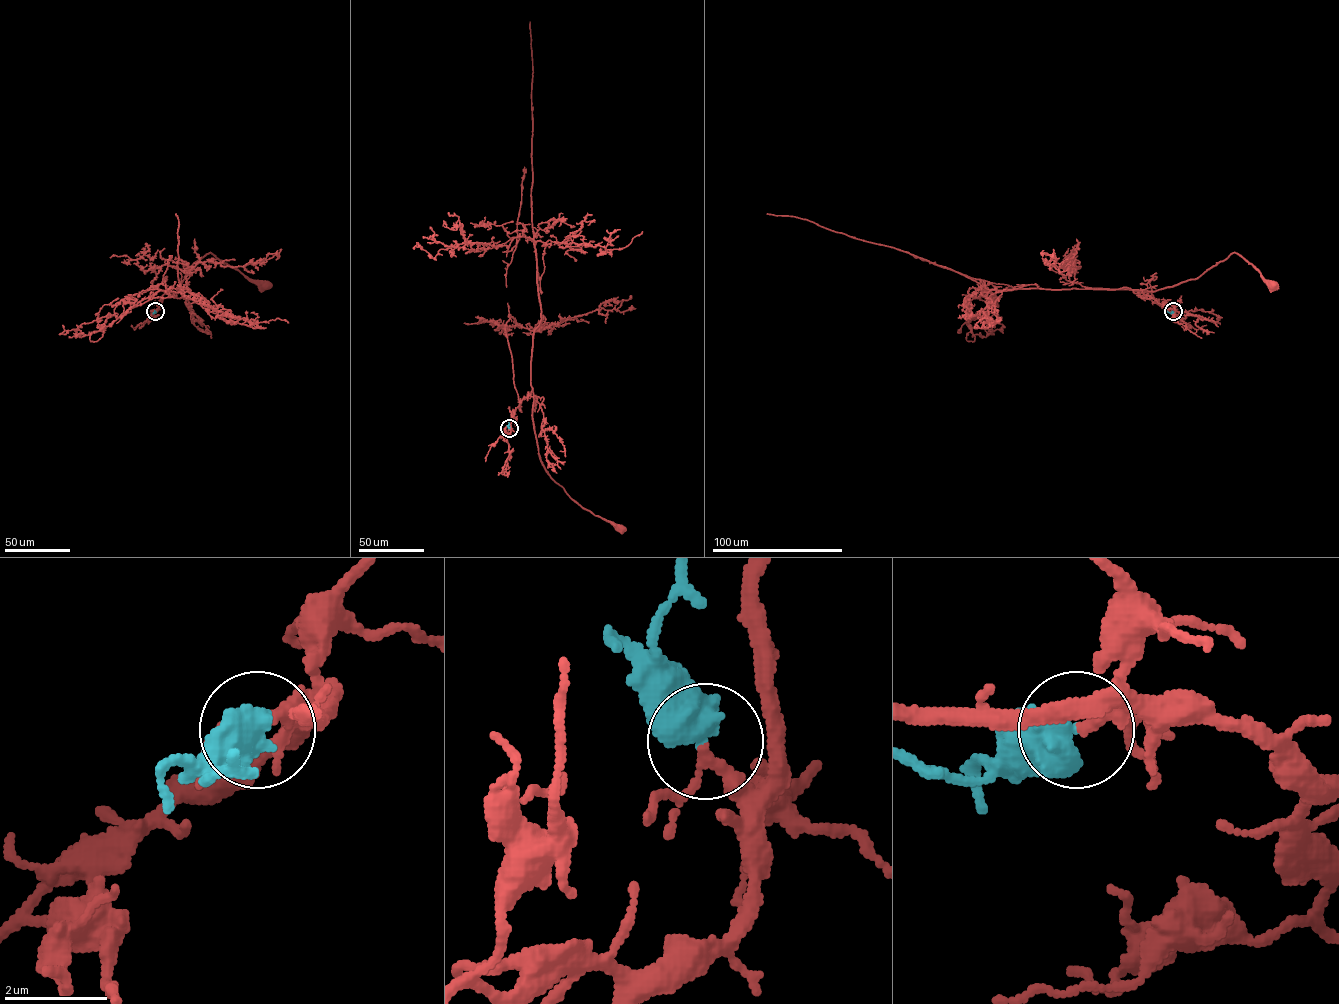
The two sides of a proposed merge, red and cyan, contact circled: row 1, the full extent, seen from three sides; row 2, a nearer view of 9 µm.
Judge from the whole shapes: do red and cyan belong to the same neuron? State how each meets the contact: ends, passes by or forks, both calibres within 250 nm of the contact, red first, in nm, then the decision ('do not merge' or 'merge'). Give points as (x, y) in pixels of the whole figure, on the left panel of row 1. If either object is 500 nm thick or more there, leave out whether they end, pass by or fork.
calibres 170 and 650 nm; merge

